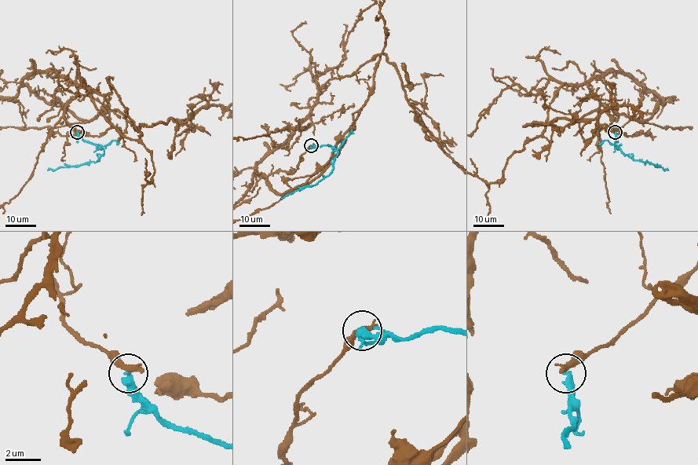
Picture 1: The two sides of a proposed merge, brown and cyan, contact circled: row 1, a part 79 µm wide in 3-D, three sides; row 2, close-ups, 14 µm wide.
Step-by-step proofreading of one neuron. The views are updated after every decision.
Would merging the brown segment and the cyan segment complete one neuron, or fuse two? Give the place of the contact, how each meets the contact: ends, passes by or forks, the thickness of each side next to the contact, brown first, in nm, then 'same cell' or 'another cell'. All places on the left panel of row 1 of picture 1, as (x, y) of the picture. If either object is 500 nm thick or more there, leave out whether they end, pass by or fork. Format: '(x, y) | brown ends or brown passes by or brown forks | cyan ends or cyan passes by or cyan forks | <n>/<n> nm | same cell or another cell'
(77, 132) | brown ends | cyan ends | 440/420 nm | another cell

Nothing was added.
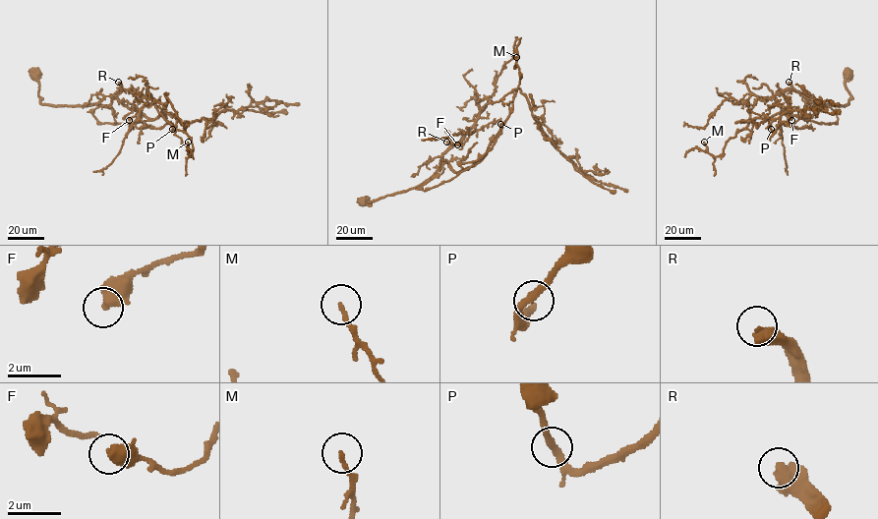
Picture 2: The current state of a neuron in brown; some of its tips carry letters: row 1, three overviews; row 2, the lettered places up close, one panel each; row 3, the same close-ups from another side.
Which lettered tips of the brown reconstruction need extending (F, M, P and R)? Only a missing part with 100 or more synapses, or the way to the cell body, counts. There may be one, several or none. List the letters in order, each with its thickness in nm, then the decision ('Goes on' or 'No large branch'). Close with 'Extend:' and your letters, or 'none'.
F: Thickness 550 nm. No large branch
M: Thickness 140 nm. No large branch
P: Thickness 260 nm. No large branch
R: Thickness 600 nm. Goes on
Extend: R

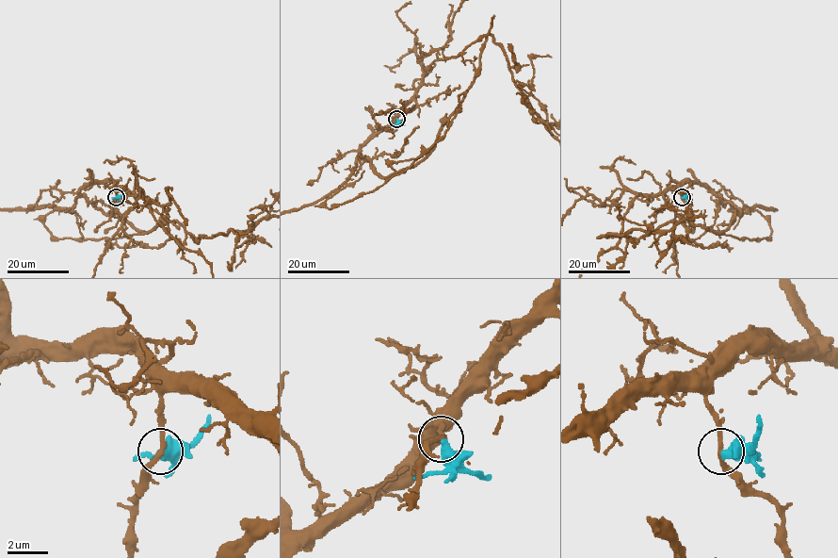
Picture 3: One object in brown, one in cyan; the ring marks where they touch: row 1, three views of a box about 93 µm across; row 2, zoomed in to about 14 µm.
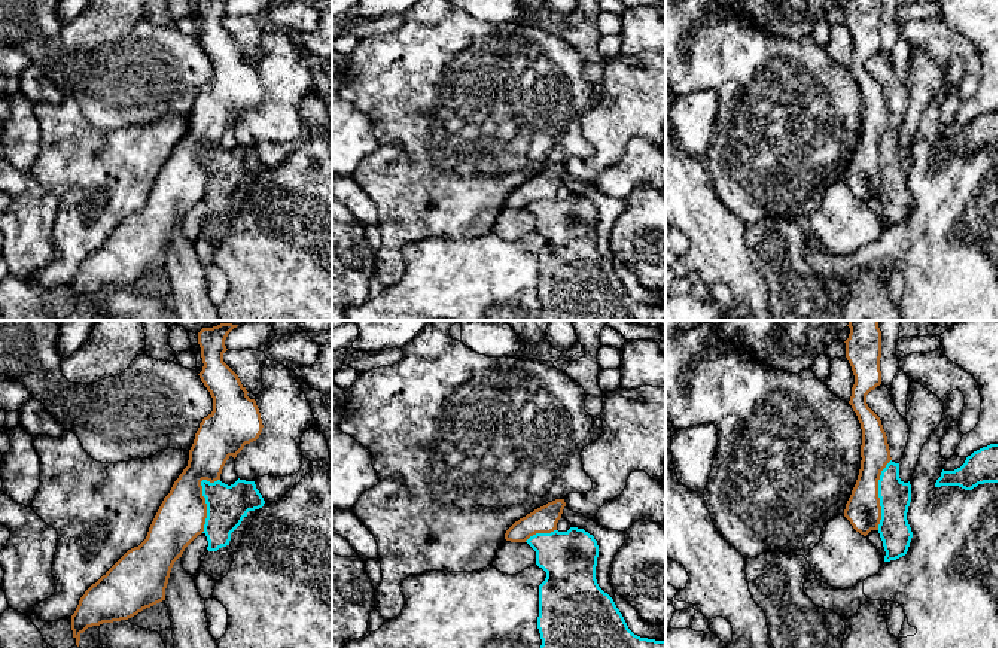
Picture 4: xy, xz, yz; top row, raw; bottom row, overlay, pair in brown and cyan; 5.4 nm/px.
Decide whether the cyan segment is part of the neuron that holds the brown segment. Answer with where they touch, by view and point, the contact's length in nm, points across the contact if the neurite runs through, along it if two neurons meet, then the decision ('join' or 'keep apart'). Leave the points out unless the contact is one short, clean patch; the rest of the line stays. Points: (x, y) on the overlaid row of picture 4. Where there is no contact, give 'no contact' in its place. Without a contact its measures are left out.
contact xy (204, 498); length 320 nm; border xy (219, 478), (201, 481), (206, 504), (206, 523), (201, 532); keep apart

